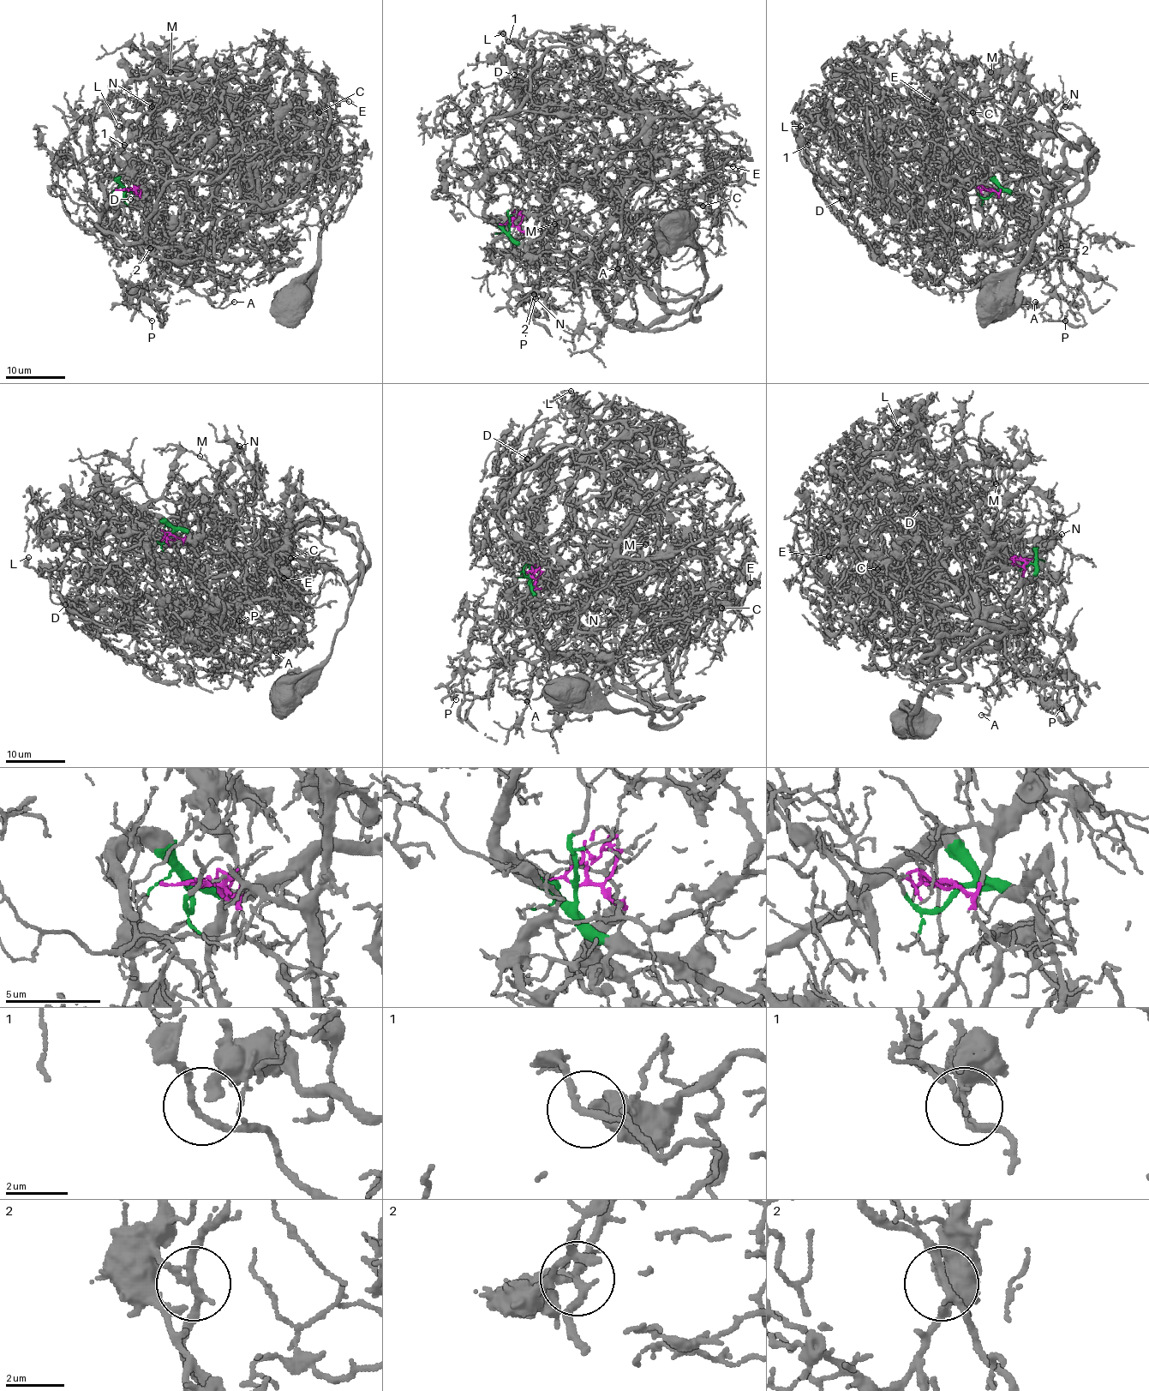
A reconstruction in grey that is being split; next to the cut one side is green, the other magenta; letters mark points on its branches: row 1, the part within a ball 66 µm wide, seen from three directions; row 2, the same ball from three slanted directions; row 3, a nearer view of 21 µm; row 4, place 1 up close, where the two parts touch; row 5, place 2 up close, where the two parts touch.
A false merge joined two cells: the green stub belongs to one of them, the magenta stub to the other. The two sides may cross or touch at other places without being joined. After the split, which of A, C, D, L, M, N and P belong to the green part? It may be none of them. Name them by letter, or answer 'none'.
A, L, N, P

